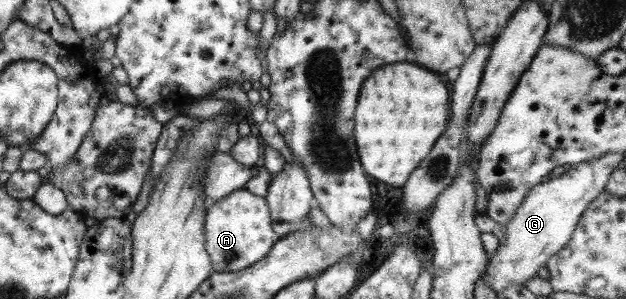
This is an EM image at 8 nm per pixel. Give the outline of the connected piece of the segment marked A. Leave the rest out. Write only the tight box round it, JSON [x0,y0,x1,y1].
[203,190,277,272]

